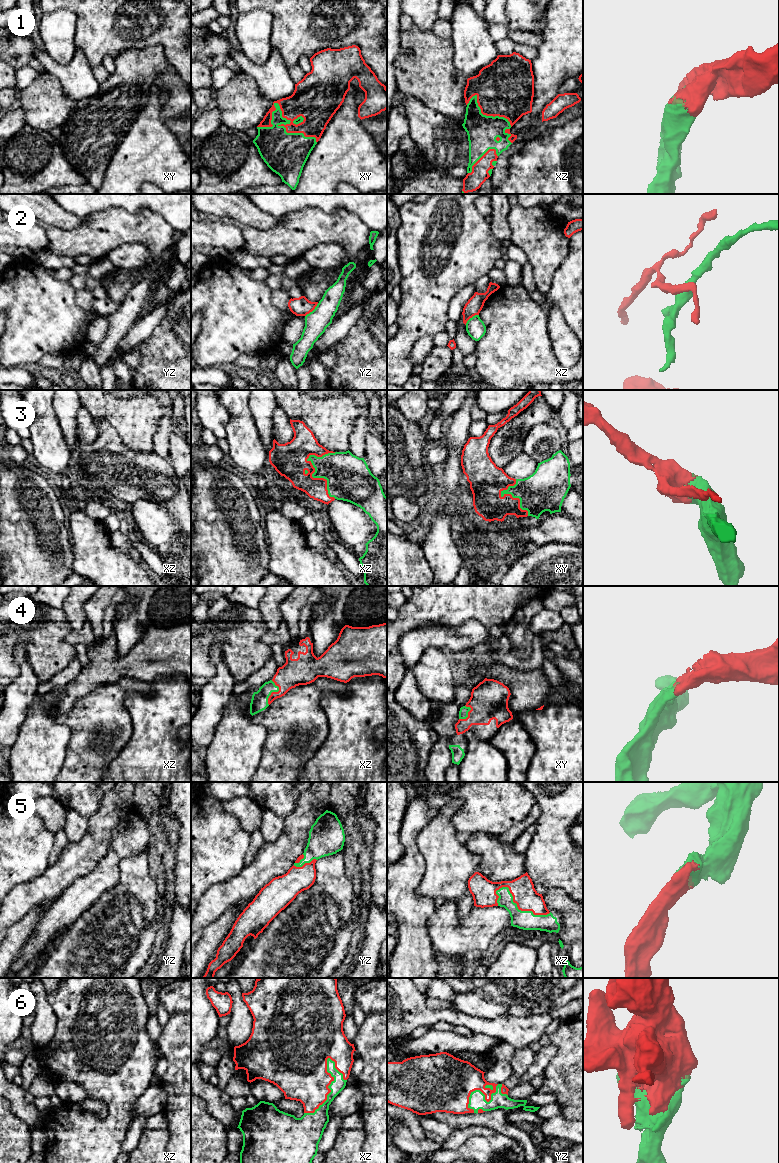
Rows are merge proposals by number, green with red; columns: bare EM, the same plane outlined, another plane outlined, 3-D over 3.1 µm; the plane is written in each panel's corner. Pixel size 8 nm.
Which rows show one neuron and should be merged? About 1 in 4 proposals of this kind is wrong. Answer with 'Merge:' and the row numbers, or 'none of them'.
Merge: 1, 3, 4, 5, 6

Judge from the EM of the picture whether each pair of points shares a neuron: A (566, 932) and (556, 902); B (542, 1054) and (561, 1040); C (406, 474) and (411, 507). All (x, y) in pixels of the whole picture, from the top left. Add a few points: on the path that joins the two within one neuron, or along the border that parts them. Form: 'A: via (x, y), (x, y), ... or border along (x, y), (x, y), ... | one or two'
A: via (566, 925), (566, 912), (563, 909) | one
B: border along (551, 1042), (556, 1047), (556, 1054), (545, 1067) | two
C: border along (397, 496), (403, 496), (415, 501) | two

